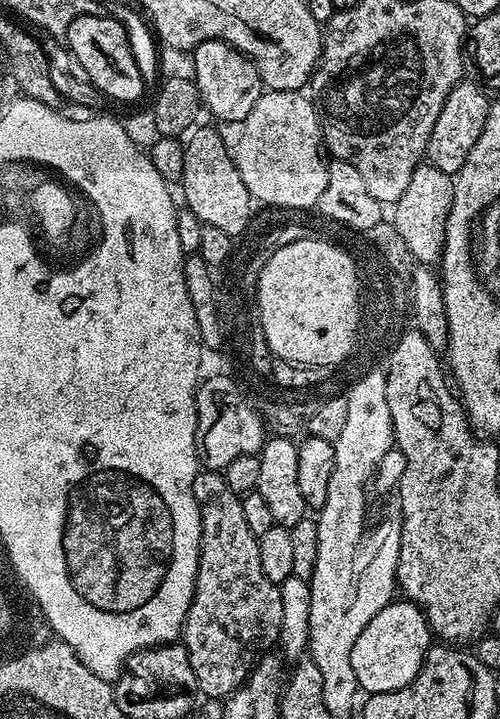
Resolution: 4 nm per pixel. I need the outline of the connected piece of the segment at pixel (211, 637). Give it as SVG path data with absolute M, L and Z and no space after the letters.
M216 470L197 471L192 483L194 498L200 507L200 557L196 571L196 589L192 605L184 619L182 643L188 651L188 661L194 670L196 686L201 697L227 698L248 679L258 657L280 638L282 628L282 594L280 585L262 574L256 536L246 526L242 515L242 499L226 486L223 475Z

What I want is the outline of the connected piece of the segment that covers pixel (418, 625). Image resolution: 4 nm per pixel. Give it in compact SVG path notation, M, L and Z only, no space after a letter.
M407 598L393 599L392 603L378 610L378 614L370 618L370 622L366 622L366 630L358 634L354 642L354 650L350 650L350 666L354 666L354 678L357 685L363 691L365 688L365 693L368 694L402 690L402 686L409 684L419 674L420 667L423 666L426 654L433 643L432 628L428 624L428 619L424 617L424 611Z

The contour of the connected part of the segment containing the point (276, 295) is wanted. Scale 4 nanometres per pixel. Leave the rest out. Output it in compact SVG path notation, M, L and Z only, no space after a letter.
M309 238L298 240L292 244L284 245L273 253L272 257L268 259L265 268L260 272L260 277L257 280L254 289L254 296L256 296L256 308L260 311L258 321L262 331L265 333L265 340L268 343L269 350L277 361L287 362L290 365L313 365L320 370L324 370L327 364L340 364L348 355L353 355L353 348L349 345L352 340L353 325L356 322L356 285L353 283L352 265L354 260L351 255L344 253L339 248L340 244L333 242L329 247L324 247L324 238Z

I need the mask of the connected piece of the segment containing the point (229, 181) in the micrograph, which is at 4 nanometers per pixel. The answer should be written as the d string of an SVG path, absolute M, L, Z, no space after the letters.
M199 128L187 137L184 144L182 178L178 181L179 187L184 187L183 203L204 226L215 226L233 238L240 238L252 220L253 198L246 190L246 182L242 182L242 174L238 174L229 145L228 148L224 145L223 138L214 129Z

